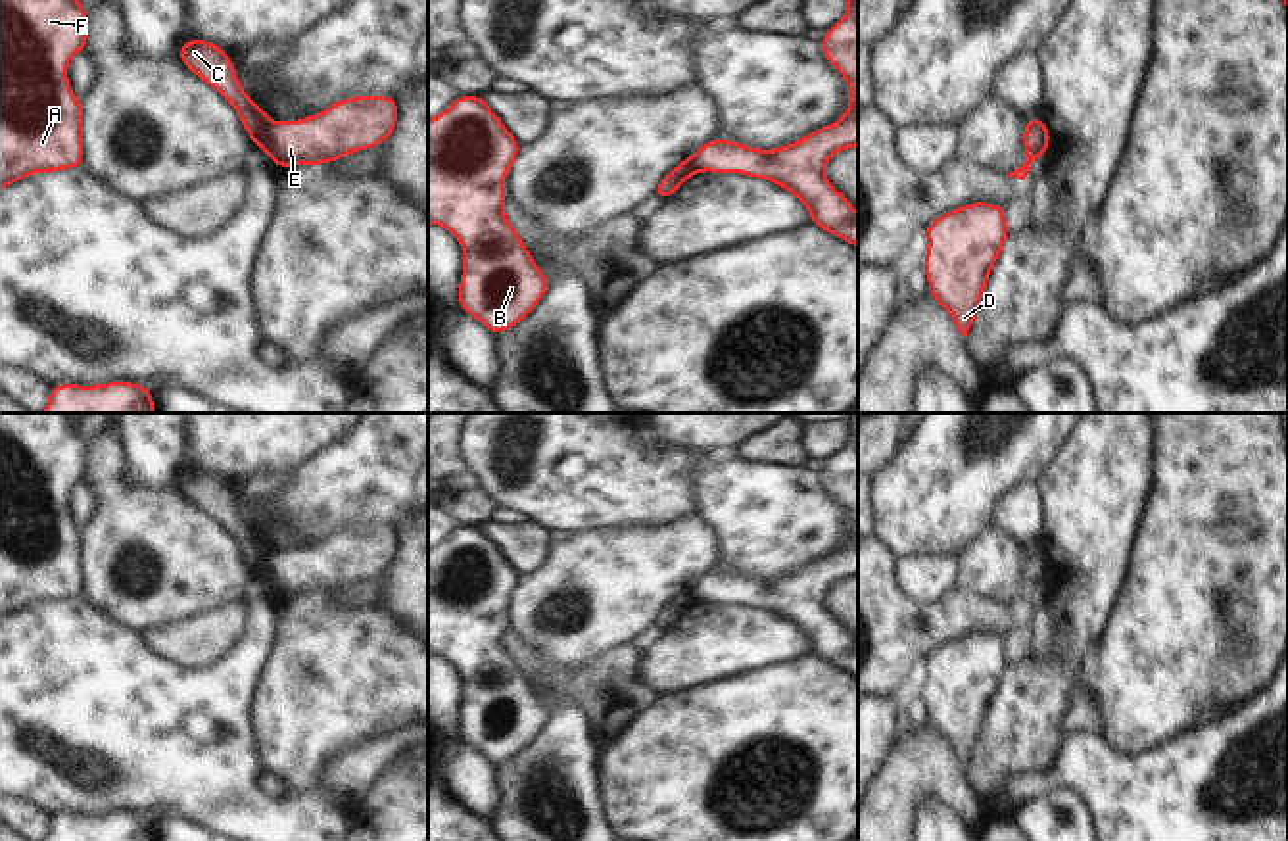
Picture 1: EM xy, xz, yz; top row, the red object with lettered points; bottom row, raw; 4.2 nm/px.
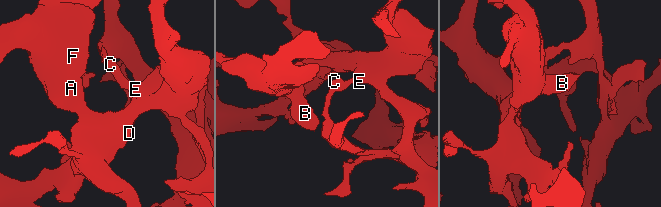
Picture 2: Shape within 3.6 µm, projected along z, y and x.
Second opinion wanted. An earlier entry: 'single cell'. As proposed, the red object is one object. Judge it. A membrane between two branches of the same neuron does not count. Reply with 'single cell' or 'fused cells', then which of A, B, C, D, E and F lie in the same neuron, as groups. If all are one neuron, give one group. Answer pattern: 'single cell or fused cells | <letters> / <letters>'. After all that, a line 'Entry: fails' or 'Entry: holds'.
fused cells | A B D E F / C
Entry: fails

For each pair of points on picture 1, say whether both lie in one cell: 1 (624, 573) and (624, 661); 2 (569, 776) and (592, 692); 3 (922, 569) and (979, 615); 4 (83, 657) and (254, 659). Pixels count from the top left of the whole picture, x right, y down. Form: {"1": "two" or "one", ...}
{"1": "two", "2": "two", "3": "two", "4": "one"}

